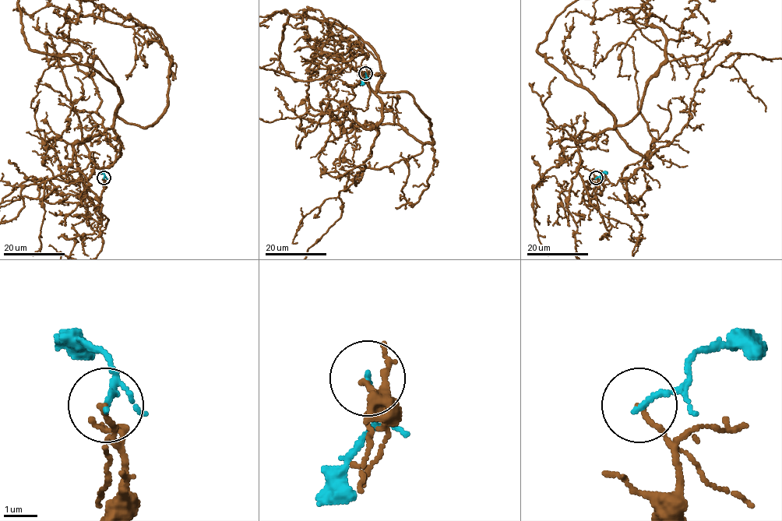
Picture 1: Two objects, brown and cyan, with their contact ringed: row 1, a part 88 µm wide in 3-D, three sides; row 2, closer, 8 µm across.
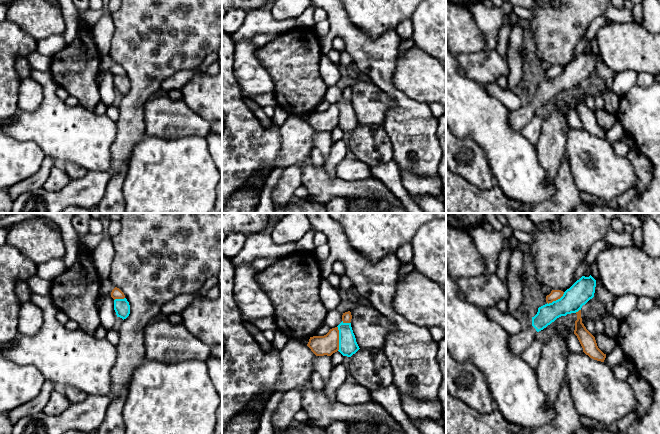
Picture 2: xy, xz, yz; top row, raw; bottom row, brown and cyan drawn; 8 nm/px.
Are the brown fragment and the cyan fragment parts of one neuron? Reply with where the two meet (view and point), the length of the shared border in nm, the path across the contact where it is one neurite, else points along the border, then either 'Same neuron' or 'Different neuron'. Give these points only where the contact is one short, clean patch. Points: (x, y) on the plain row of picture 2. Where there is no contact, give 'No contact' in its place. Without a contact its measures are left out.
Touches brown at xz (338, 114). Shared border 200 nm. Boundary: xz (337, 102), (338, 126). Different neuron

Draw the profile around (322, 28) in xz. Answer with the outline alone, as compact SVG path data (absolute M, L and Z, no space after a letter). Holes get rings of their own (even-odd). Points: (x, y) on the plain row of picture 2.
M328 19L316 23L314 29L319 37L326 36L330 31L330 23Z

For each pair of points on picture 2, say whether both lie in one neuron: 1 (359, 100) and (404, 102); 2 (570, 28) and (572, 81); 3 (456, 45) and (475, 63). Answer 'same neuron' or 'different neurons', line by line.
1: different neurons
2: different neurons
3: different neurons

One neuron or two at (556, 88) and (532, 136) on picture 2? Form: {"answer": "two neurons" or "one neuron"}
{"answer": "two neurons"}

